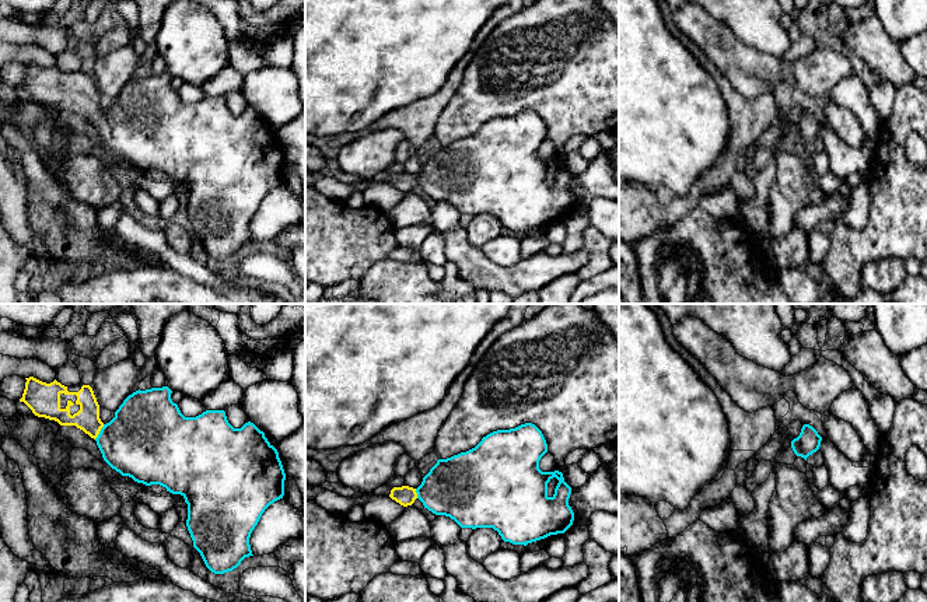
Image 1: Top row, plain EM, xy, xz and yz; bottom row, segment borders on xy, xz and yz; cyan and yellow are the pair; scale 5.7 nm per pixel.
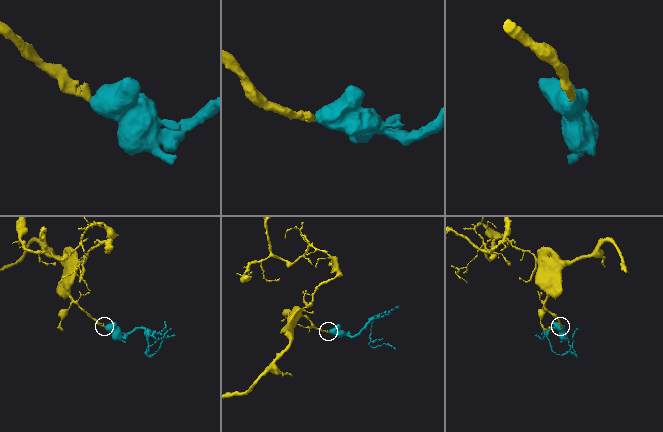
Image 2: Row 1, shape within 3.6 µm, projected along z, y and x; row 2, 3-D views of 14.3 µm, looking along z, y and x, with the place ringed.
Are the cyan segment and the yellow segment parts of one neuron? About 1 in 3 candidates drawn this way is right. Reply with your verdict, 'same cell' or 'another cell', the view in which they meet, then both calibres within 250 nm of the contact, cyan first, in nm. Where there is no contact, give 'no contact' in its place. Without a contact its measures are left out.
same cell; contact in xy; calibres 440 and 140 nm

